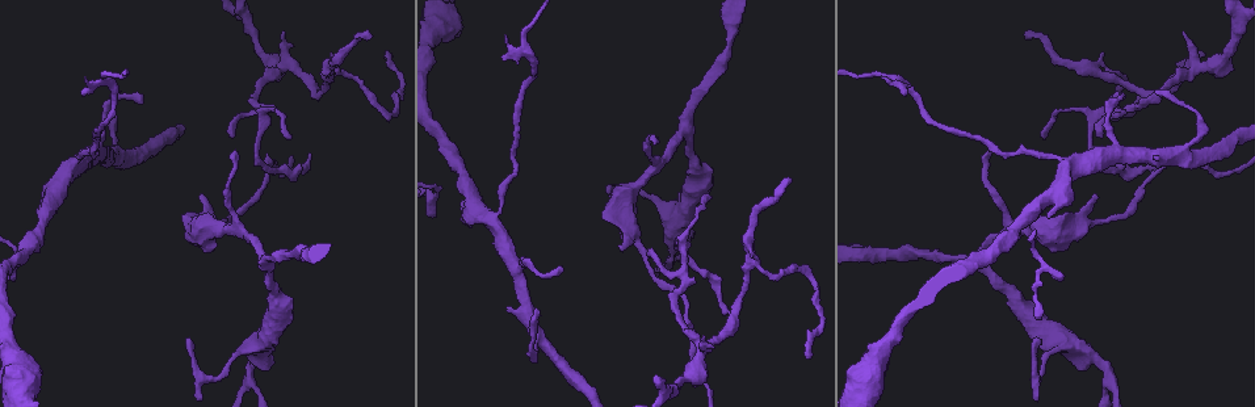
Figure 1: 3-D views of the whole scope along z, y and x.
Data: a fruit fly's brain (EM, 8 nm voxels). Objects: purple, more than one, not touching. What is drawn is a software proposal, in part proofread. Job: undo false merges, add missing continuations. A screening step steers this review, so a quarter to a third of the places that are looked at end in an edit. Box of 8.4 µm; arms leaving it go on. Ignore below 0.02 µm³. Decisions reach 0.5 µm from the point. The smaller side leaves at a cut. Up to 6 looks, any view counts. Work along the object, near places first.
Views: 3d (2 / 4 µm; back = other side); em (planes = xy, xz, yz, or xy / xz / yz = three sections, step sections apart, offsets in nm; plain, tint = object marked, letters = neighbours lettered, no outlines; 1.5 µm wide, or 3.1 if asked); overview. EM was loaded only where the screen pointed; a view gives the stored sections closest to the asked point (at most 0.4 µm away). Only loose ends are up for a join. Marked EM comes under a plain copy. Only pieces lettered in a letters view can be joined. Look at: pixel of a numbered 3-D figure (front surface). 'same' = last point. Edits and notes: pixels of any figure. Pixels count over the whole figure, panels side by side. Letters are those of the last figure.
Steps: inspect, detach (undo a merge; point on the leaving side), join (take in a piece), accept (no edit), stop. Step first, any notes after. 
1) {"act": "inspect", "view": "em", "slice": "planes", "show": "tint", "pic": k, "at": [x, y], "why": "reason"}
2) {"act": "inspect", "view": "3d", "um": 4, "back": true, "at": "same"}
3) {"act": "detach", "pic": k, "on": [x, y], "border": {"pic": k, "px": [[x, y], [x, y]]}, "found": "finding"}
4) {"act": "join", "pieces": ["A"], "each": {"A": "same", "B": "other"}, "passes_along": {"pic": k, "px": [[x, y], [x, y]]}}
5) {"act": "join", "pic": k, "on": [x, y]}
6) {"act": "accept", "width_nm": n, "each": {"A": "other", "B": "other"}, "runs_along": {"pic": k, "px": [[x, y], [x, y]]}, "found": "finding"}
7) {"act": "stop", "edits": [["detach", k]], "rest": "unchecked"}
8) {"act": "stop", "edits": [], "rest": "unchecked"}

{"act": "inspect", "view": "3d", "um": 2, "back": true, "pic": 1, "at": [281, 63], "why": "three-way junction"}

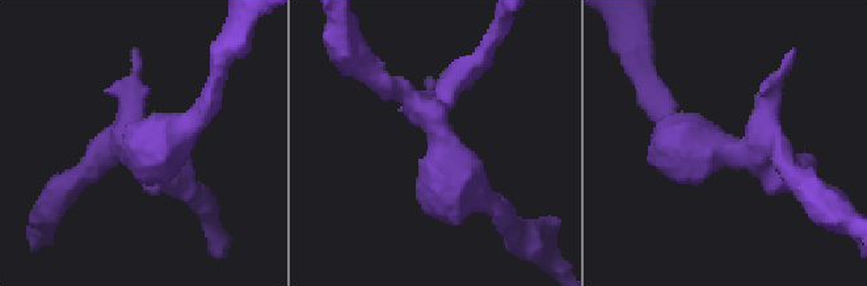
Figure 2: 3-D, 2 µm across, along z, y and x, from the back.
{"act": "inspect", "view": "em", "slice": "planes", "show": "letters", "pic": 2, "at": [430, 116]}

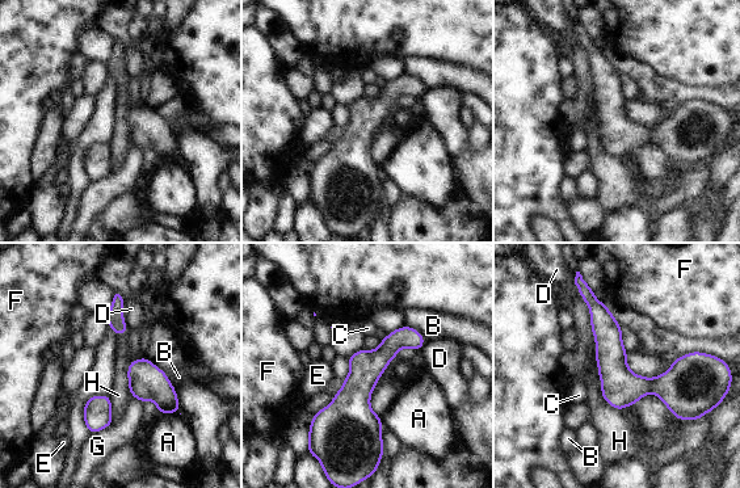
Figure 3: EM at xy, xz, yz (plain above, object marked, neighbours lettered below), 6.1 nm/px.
{"act": "accept", "longest_contact_nm": ["H", 340], "each": {"A": "other", "B": "other", "C": "other", "D": "other", "E": "other", "F": "other", "G": "other", "H": "other"}, "found": "continuous, no second neuron"}

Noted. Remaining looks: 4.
{"act": "inspect", "view": "em", "slice": "planes", "show": "tint", "pic": 1, "at": [114, 159], "why": "arms part here"}

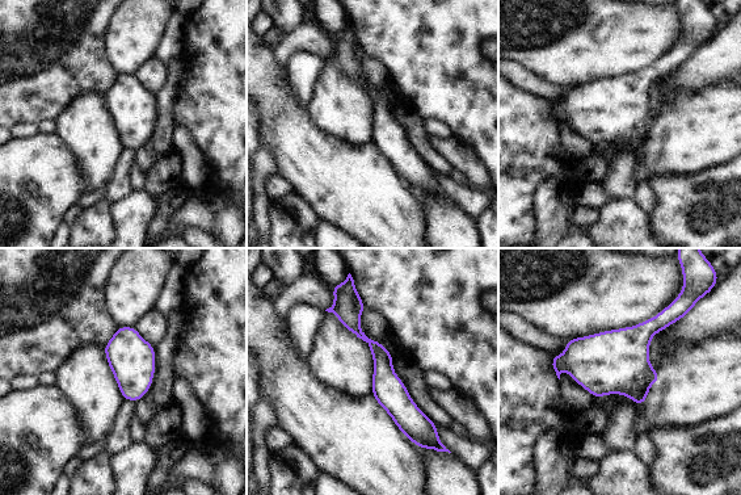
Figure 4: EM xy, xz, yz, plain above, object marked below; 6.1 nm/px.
{"act": "inspect", "view": "em", "slice": "planes", "show": "letters", "at": "same"}

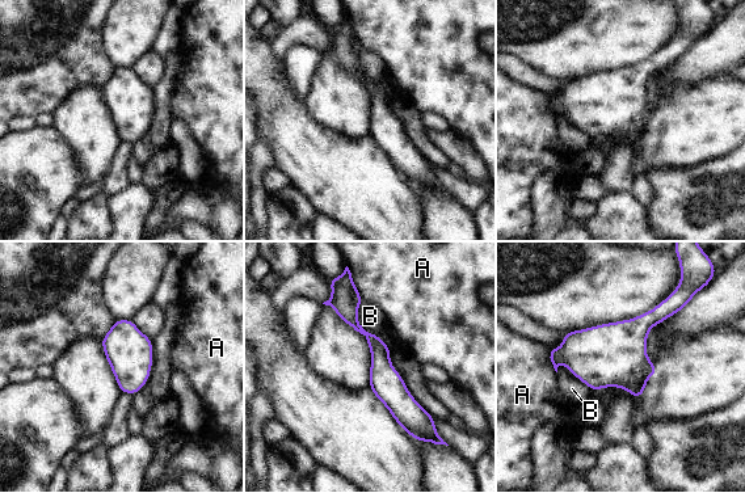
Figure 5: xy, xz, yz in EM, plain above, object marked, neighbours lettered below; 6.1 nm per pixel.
{"act": "accept", "width_nm": 120, "longest_contact_nm": ["B", 280], "each": {"A": "other", "B": "other"}, "found": "all the same neuron"}

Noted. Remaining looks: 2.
{"act": "stop", "edits": [], "rest": "unchecked"}

